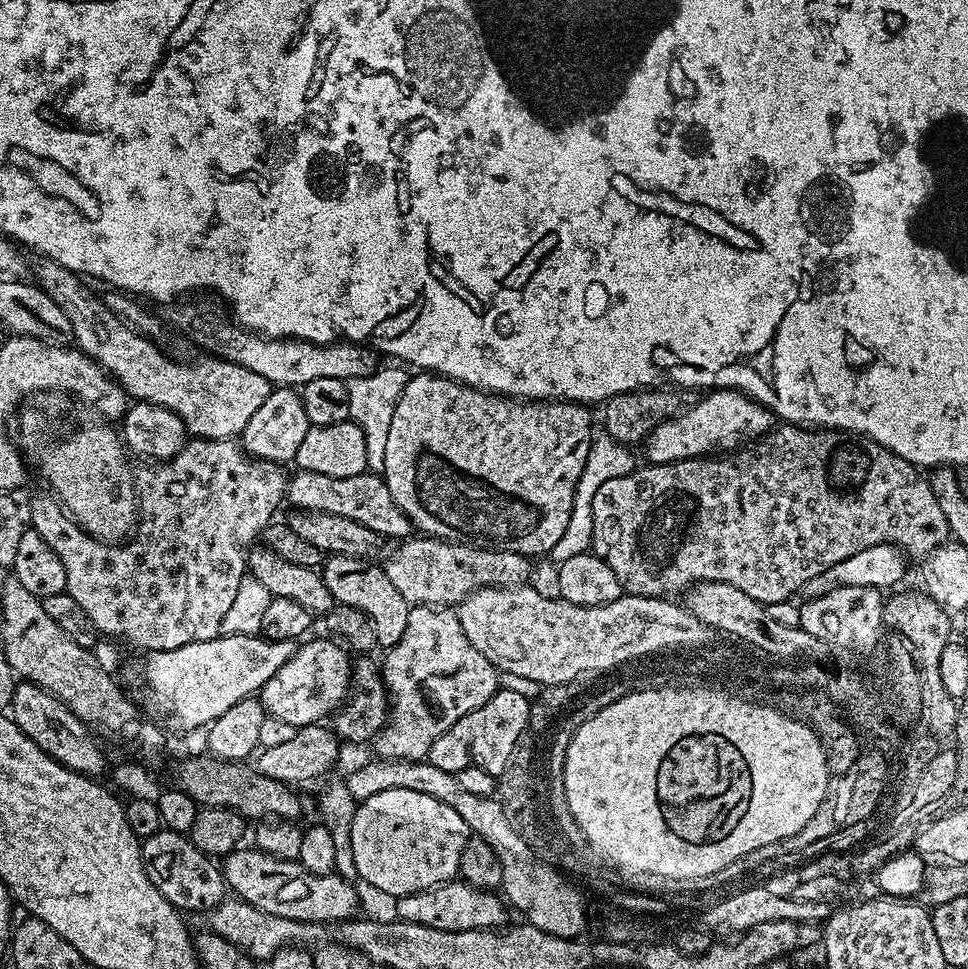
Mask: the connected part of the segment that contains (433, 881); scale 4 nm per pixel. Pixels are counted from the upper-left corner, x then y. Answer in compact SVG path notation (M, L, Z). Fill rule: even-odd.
M382 790L382 794L374 794L370 798L359 801L357 808L360 809L351 813L352 829L350 830L350 840L354 850L356 876L359 879L364 879L370 887L377 888L380 892L385 892L386 895L392 896L391 898L399 898L409 896L415 892L421 892L427 888L434 888L438 884L447 884L449 880L459 873L462 850L470 838L470 829L466 826L466 822L462 822L462 817L458 815L458 810L450 810L450 806L438 802L438 798L430 798L430 794L418 794L418 790Z

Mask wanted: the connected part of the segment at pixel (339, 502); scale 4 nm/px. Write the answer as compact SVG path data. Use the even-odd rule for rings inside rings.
M371 470L362 474L354 474L350 478L330 478L330 474L314 474L313 472L297 471L288 481L286 493L287 503L293 509L305 512L325 512L338 514L342 518L350 518L362 526L377 532L381 538L399 542L411 537L414 525L407 514L390 498L390 490L386 486L383 475Z

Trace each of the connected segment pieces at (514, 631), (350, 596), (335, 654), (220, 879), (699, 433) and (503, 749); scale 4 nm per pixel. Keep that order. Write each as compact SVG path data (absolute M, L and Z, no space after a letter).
M517 586L515 588L480 588L477 592L470 593L461 604L458 605L458 615L462 622L462 632L466 638L470 638L470 644L478 654L482 654L501 673L509 672L512 676L517 676L520 680L529 680L535 686L547 686L550 684L570 684L579 681L579 676L584 676L587 672L608 672L611 668L619 669L632 659L638 659L642 655L651 652L666 652L671 649L696 649L713 643L714 632L688 612L683 603L671 604L673 601L659 596L619 596L614 602L606 602L602 606L578 606L574 602L566 602L562 599L542 597L536 589L531 586Z
M328 556L322 564L322 577L326 590L330 590L333 601L337 605L345 604L359 610L373 623L374 633L377 634L377 645L381 649L393 648L406 634L406 620L410 605L390 578L386 578L383 567L371 560L359 560L349 556Z
M328 639L301 643L301 648L297 647L291 653L276 676L264 684L268 687L272 708L280 712L282 722L290 722L296 729L323 721L323 716L331 717L349 699L350 685L354 680L354 664L348 661L349 649L335 639Z
M161 830L158 834L142 841L140 853L146 870L146 878L150 878L150 882L154 882L154 886L160 891L162 898L166 898L166 902L170 902L175 908L180 909L181 913L204 912L203 914L208 914L212 909L224 903L226 885L221 865L213 857L200 850L185 833Z
M731 388L709 391L693 408L684 413L673 415L672 419L660 424L647 440L642 449L649 464L673 464L679 460L708 458L713 454L728 454L757 438L763 437L773 427L774 417L768 409L743 392Z
M506 688L495 692L485 704L478 706L478 710L458 718L458 722L454 722L454 726L450 726L446 734L434 738L426 757L428 763L438 766L438 770L454 773L471 767L481 768L492 776L499 777L512 763L512 757L517 751L516 743L528 728L530 703L529 697Z

